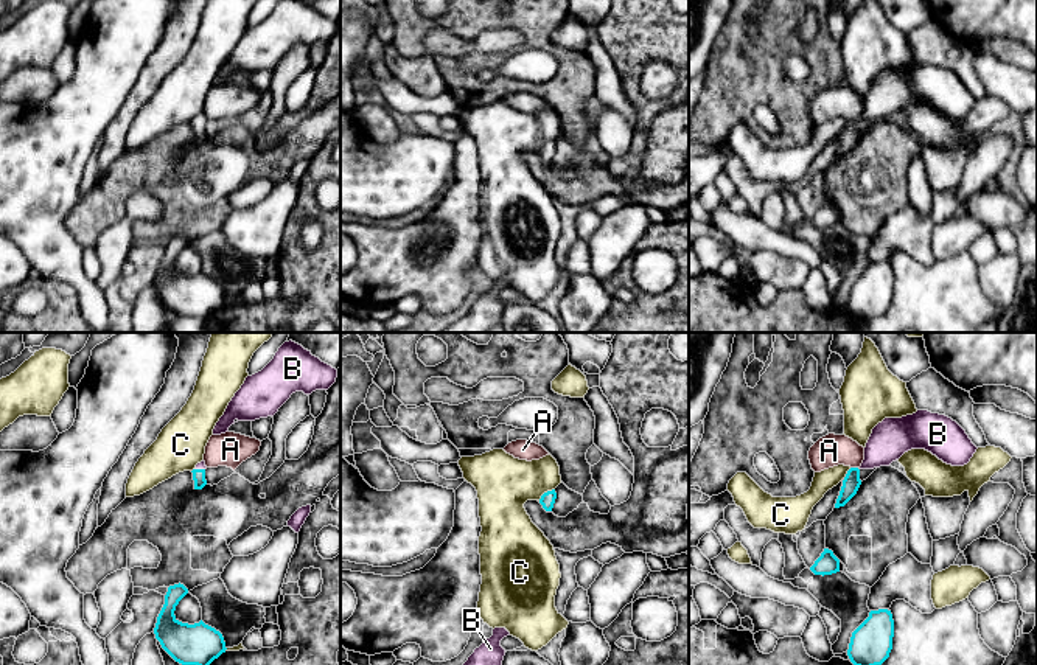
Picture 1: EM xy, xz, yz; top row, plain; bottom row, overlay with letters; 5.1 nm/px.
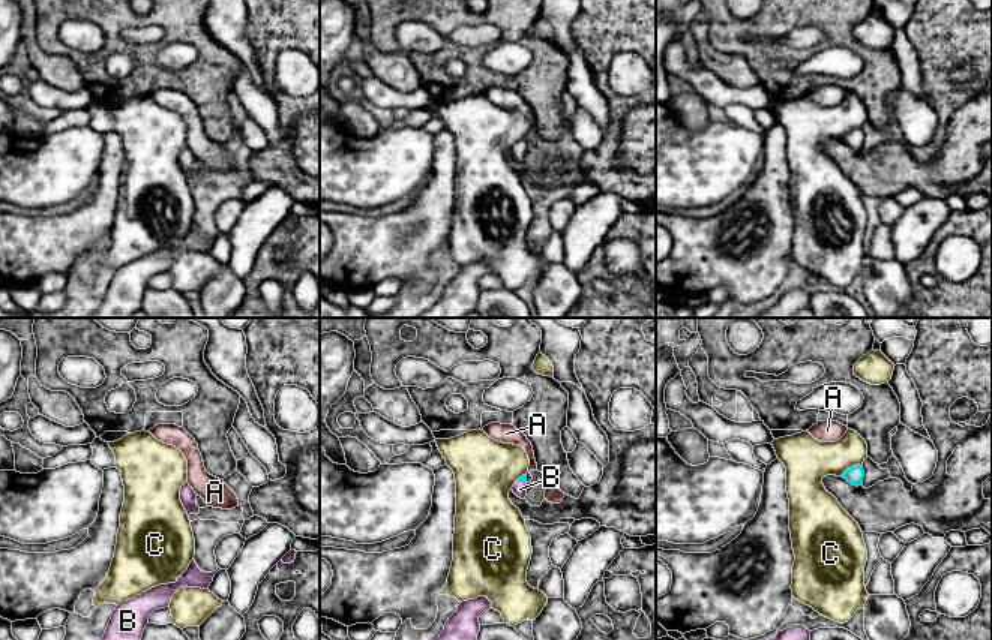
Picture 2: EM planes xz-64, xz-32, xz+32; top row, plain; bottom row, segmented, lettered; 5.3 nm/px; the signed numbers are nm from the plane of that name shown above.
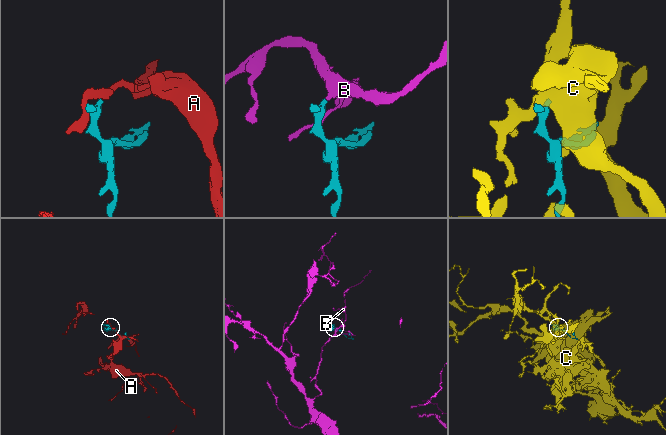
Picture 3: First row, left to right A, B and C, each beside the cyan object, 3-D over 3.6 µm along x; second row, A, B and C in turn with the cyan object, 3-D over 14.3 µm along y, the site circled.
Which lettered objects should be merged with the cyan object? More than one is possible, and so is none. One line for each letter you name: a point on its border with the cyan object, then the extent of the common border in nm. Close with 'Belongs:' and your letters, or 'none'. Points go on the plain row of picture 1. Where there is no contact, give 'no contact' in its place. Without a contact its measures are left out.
B: meets cyan in xy at (199, 121); contact 60 nm long
Belongs: B

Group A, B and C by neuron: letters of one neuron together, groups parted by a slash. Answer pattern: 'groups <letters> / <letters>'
groups A / B / C

